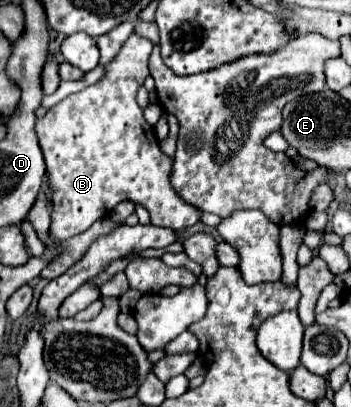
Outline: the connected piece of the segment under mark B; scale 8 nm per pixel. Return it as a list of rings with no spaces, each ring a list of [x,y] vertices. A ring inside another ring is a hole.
[[[133,33],[129,41],[121,47],[117,57],[107,65],[103,81],[65,97],[55,107],[51,107],[43,119],[37,121],[37,135],[47,165],[45,183],[51,189],[53,209],[51,209],[49,237],[53,241],[65,241],[75,237],[77,233],[87,231],[97,219],[107,217],[111,209],[121,201],[141,203],[151,213],[153,221],[151,225],[167,227],[173,231],[191,227],[201,219],[201,211],[185,203],[179,197],[179,193],[171,187],[169,177],[173,169],[173,159],[161,151],[159,141],[155,137],[155,129],[145,121],[143,109],[137,105],[137,89],[139,85],[143,85],[145,77],[149,75],[147,63],[151,49],[153,45],[149,39]]]

